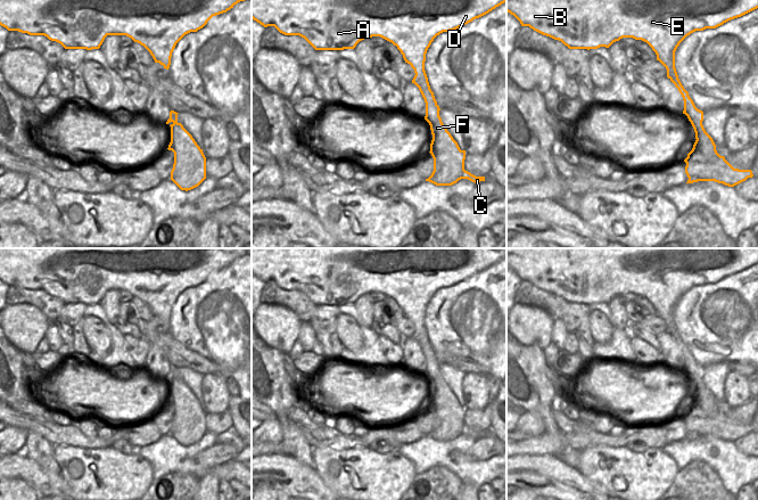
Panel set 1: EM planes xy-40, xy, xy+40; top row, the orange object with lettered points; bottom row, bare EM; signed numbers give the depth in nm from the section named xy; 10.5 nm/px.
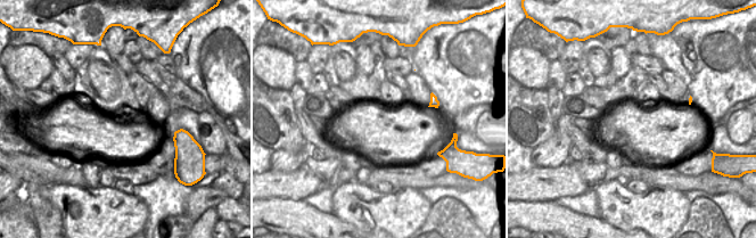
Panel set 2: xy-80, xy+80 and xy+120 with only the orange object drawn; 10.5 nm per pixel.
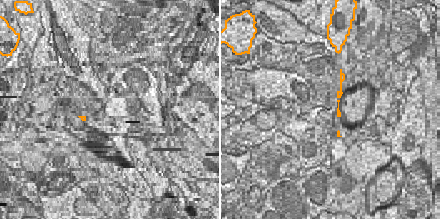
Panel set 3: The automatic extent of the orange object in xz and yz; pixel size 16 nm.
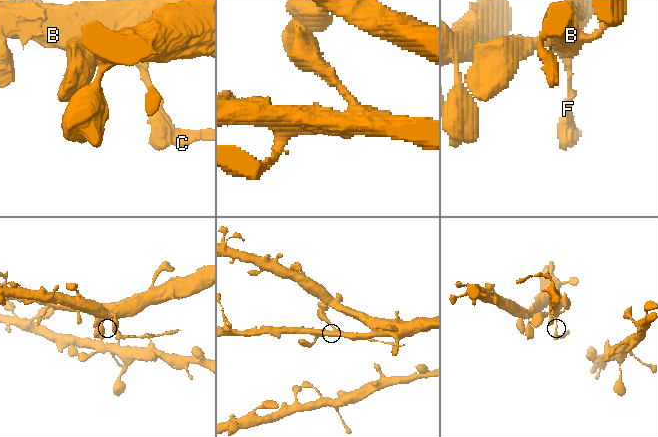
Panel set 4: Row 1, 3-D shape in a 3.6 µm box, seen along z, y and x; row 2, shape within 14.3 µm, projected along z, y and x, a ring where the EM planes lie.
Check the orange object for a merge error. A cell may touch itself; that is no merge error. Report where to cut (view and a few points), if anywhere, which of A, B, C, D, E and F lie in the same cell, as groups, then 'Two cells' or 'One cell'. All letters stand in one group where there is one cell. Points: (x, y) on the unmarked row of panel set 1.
Split along xy (431, 346), (423, 352). Groups: A B D E / C F. Two cells

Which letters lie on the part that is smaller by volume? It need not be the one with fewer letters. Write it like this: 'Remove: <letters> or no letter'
Remove: C, F

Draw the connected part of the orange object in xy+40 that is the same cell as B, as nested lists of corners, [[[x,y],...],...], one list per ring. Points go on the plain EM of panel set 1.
[[[506,248],[506,267],[513,270],[521,281],[561,296],[569,304],[609,303],[623,293],[646,297],[667,325],[667,333],[679,349],[687,347],[682,341],[675,323],[675,306],[691,288],[716,284],[724,278],[741,272],[758,263],[758,248]]]

